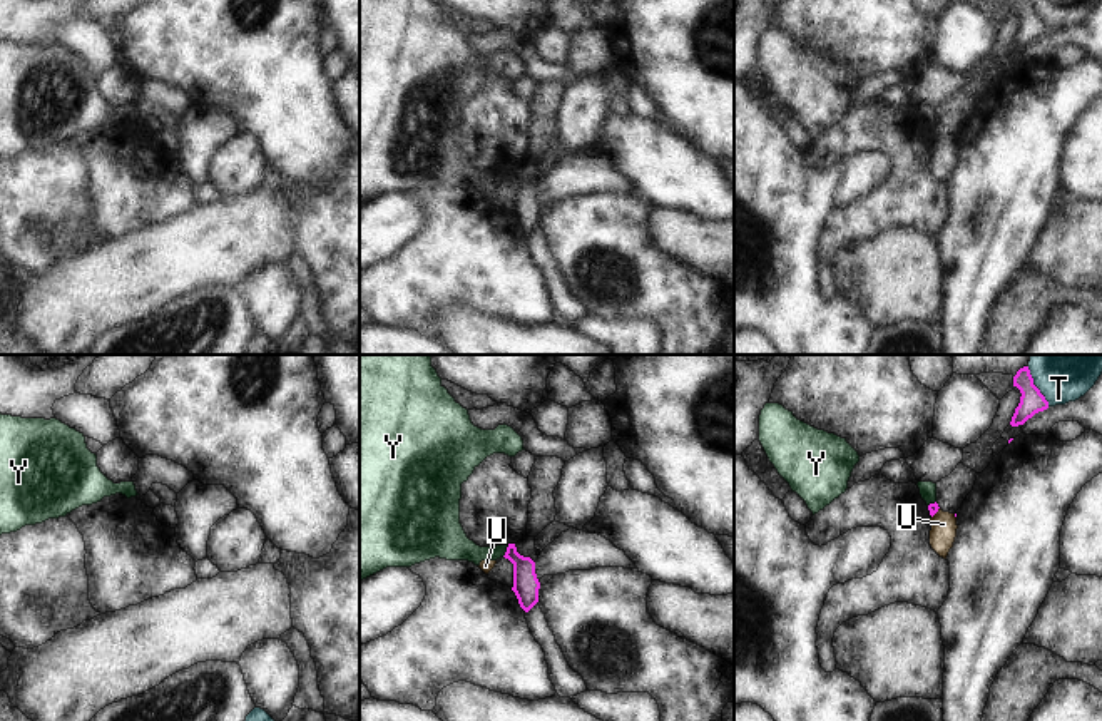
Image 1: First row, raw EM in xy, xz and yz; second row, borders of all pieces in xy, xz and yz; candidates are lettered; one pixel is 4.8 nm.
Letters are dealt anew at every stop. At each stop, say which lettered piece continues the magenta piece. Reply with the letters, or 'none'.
none.

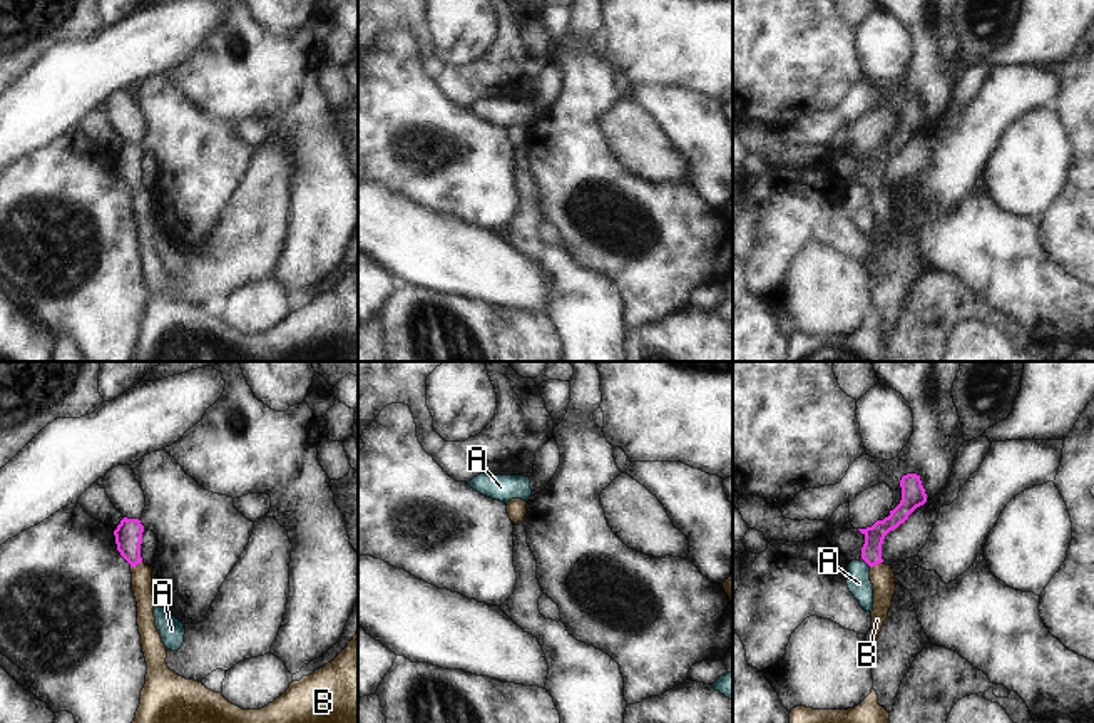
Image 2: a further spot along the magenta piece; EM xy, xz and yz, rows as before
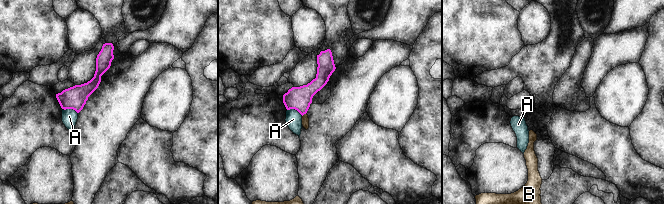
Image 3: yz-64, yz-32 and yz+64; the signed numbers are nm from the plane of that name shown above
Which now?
B.

